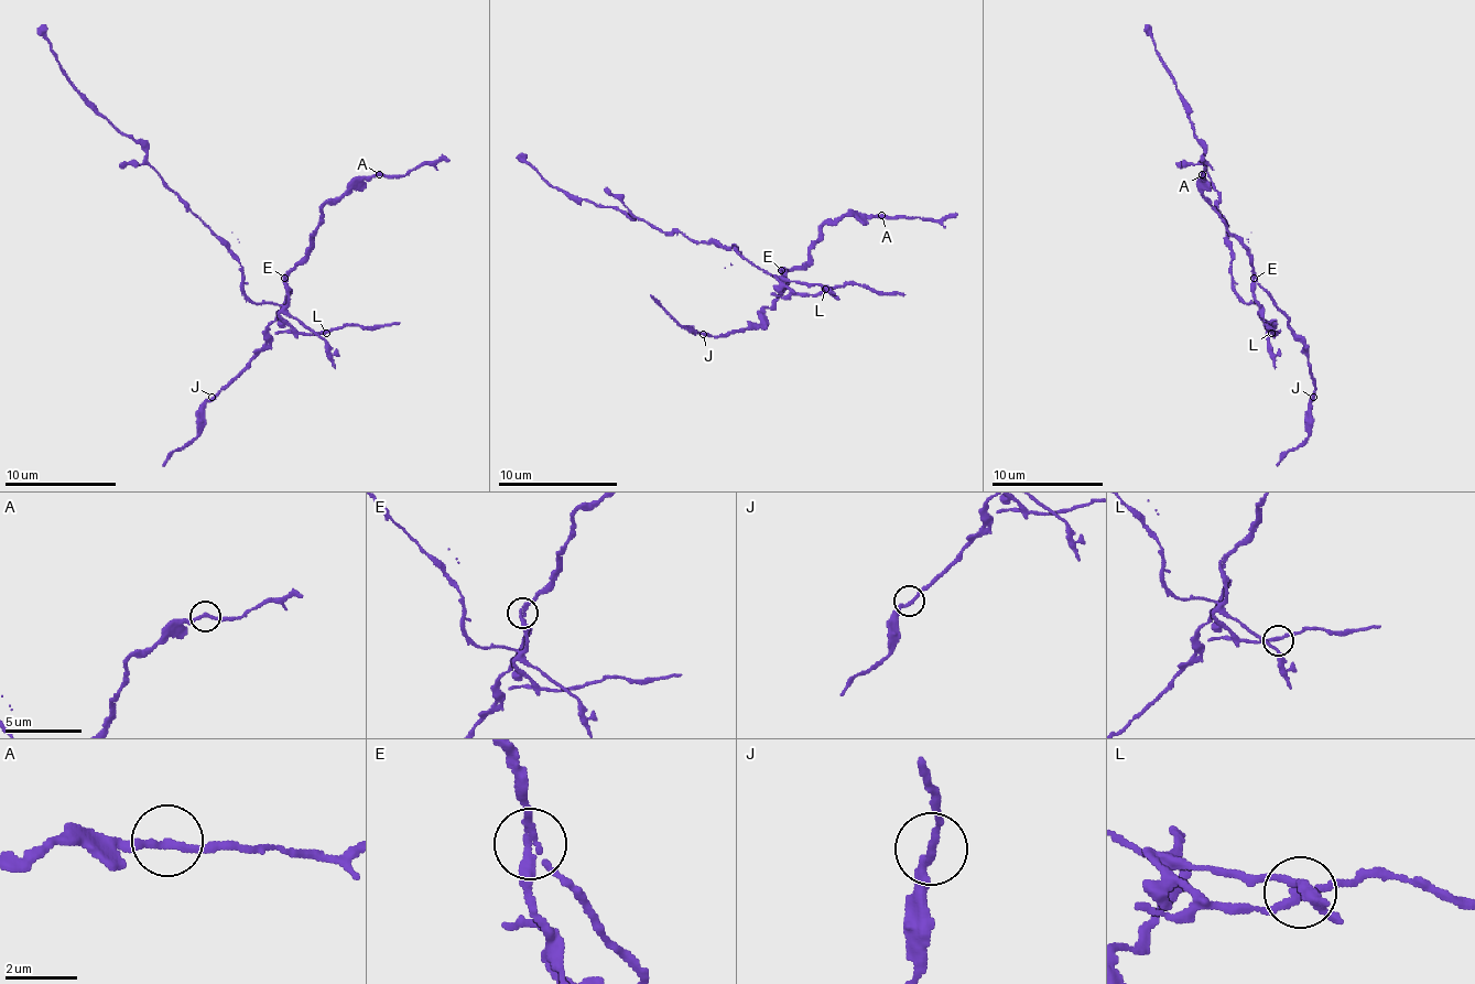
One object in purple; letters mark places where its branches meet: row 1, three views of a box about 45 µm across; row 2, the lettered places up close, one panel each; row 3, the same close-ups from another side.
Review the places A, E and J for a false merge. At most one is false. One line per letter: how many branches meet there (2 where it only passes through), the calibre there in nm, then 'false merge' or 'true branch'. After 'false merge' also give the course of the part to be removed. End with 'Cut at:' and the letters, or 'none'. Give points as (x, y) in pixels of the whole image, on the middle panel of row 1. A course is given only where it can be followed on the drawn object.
A: 2 | 200 nm | true branch
E: 3 | 200 nm | false merge | (780, 271), (780, 278), (748, 262), (733, 248), (661, 233), (647, 220), (608, 206), (572, 199), (521, 155)
J: 2 | 200 nm | true branch
Cut at: E

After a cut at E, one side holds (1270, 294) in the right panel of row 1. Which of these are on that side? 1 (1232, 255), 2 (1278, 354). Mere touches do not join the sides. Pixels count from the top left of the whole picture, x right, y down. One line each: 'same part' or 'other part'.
1: other part
2: other part

